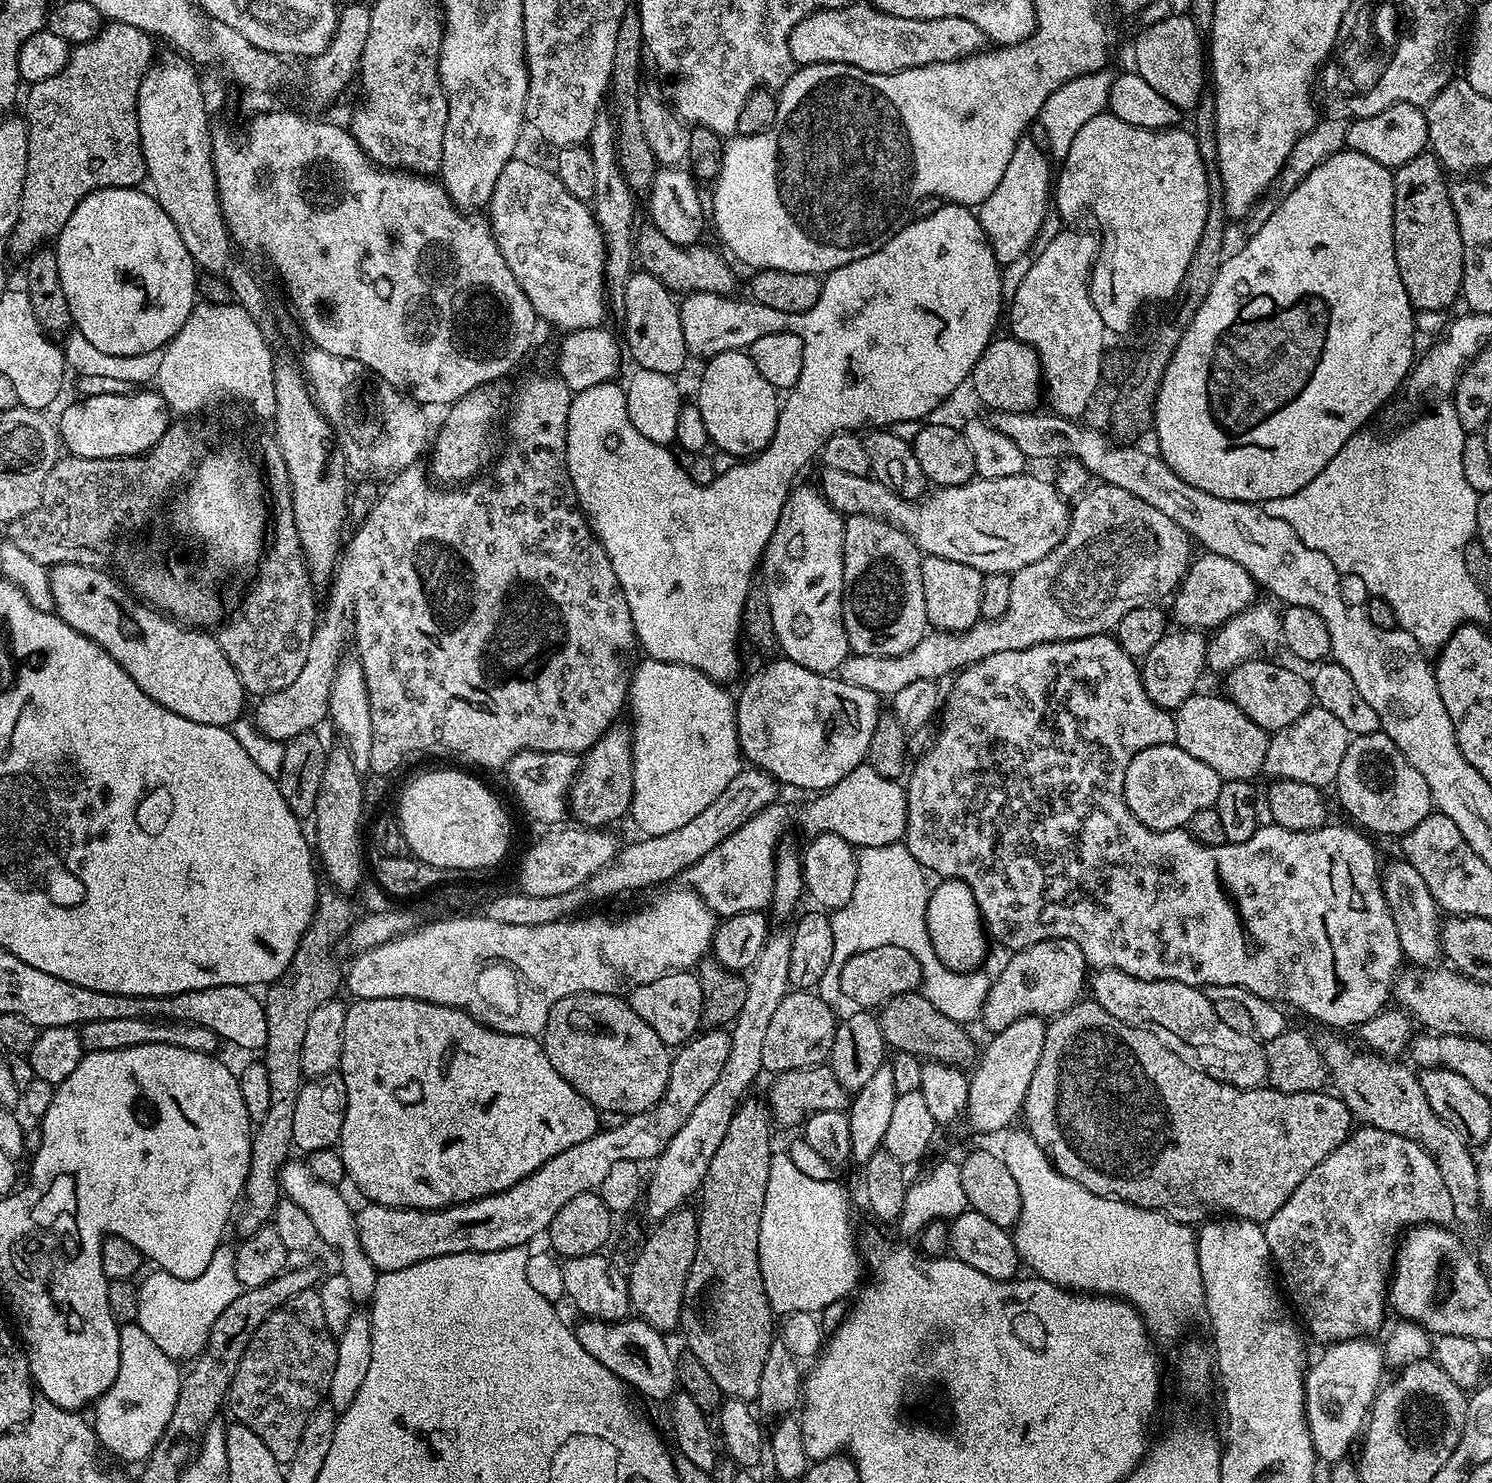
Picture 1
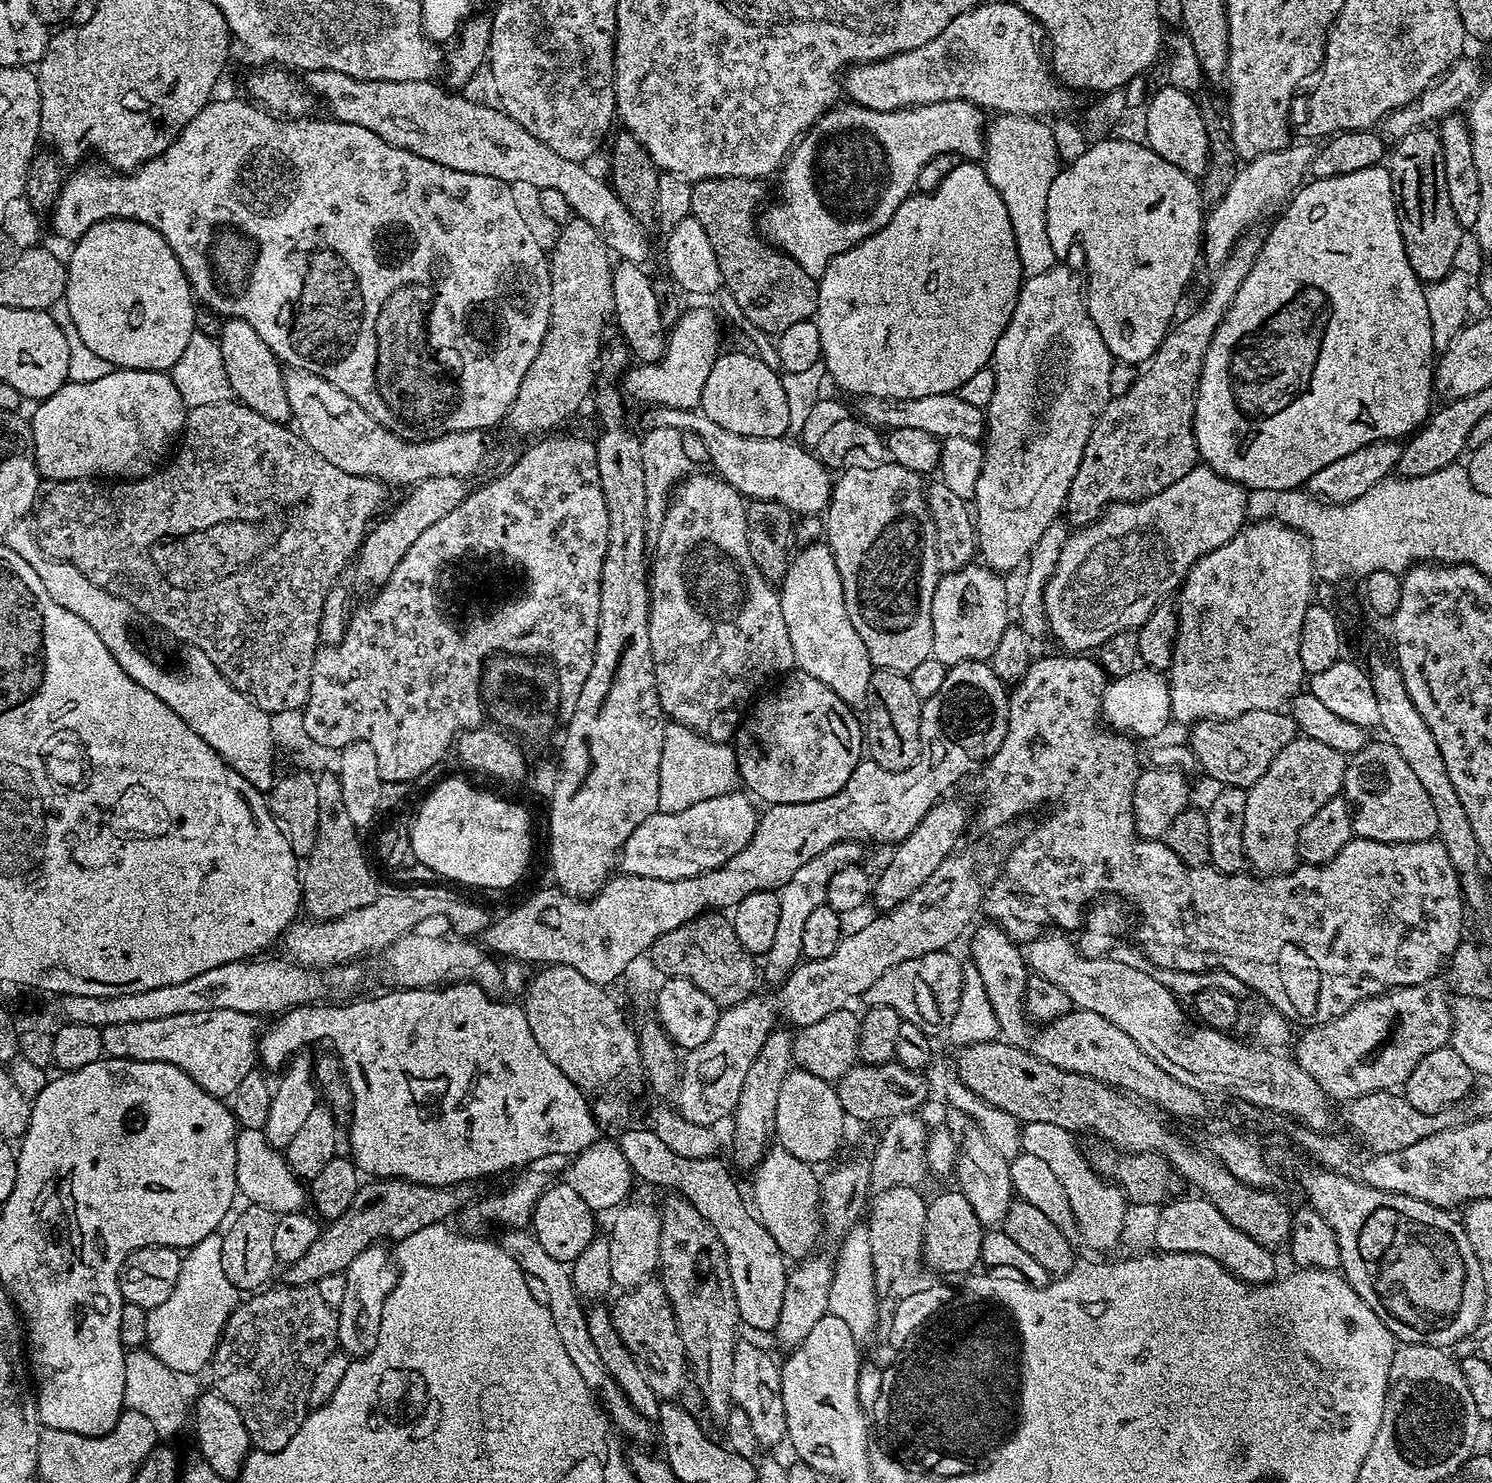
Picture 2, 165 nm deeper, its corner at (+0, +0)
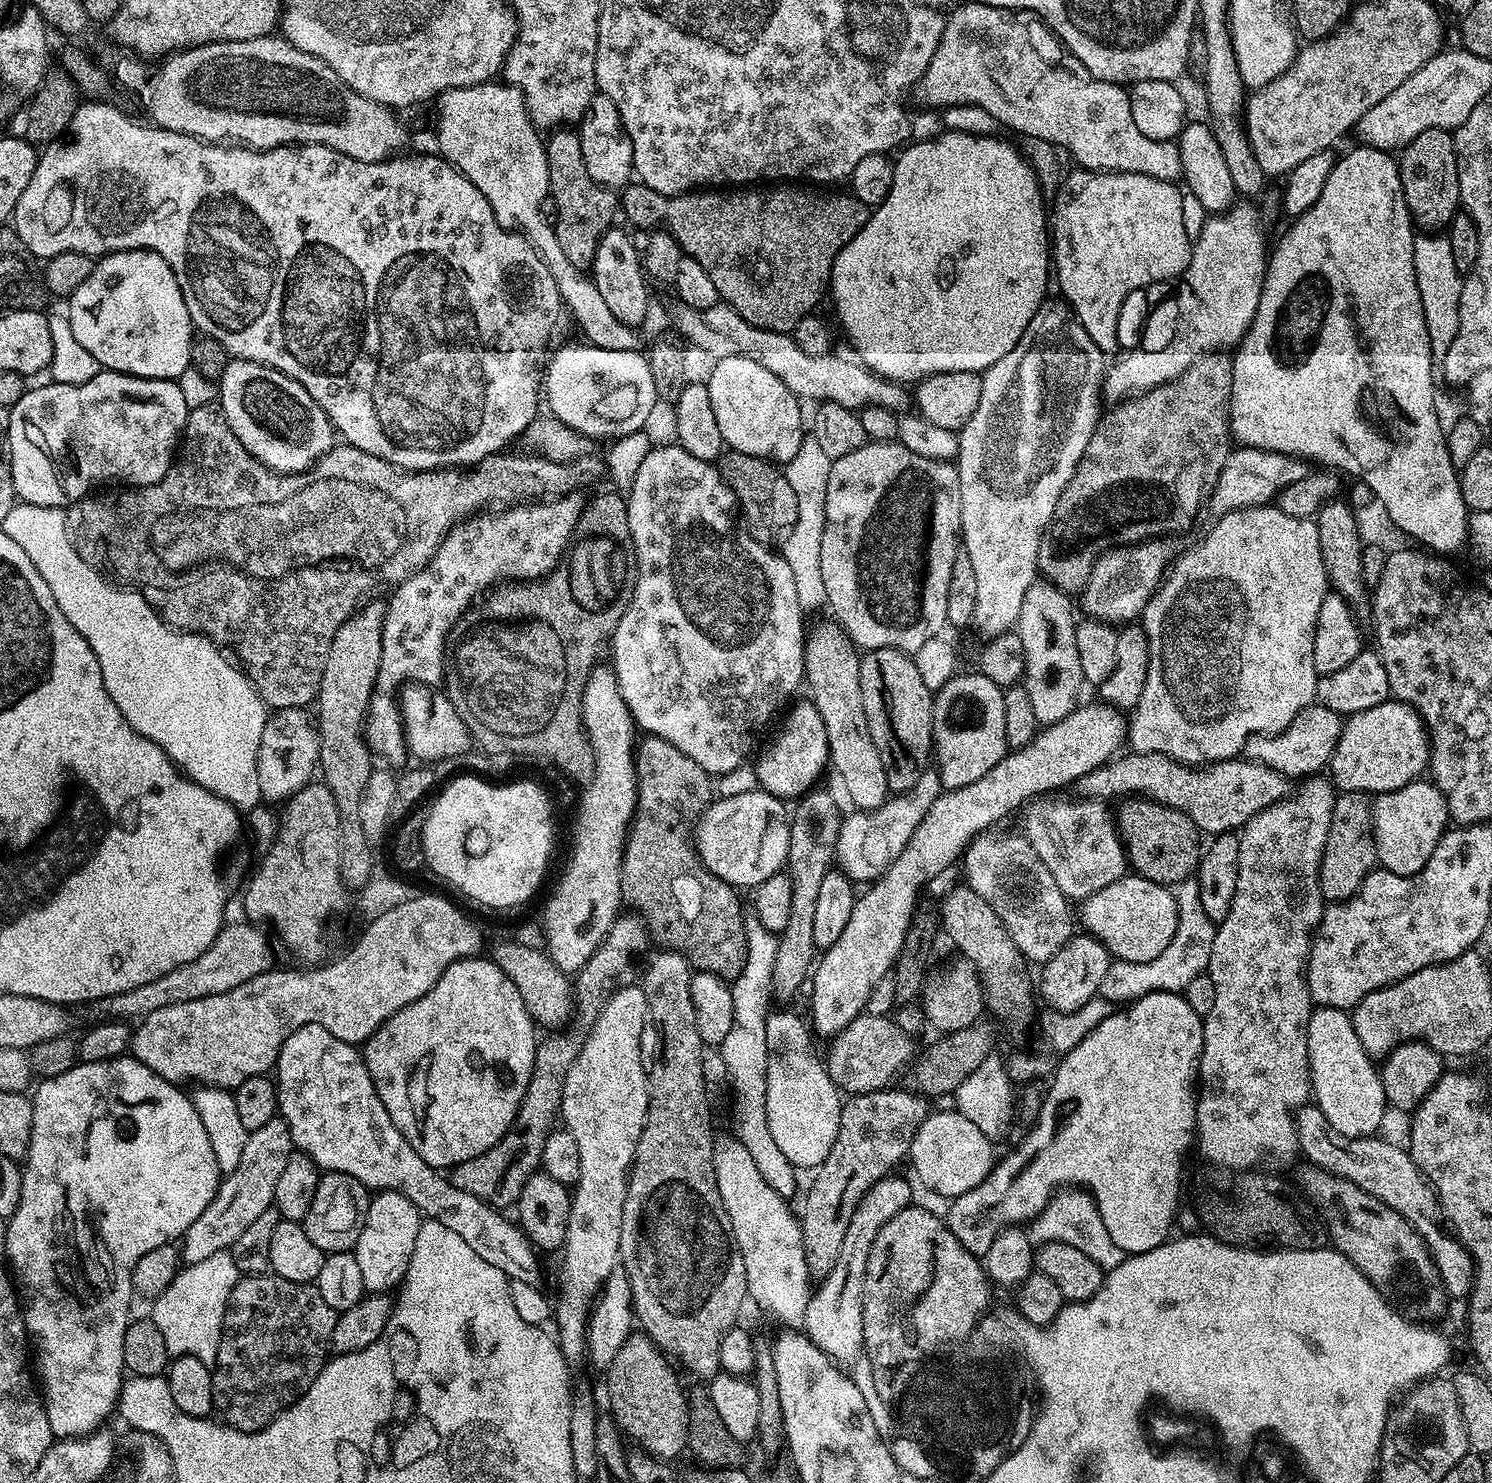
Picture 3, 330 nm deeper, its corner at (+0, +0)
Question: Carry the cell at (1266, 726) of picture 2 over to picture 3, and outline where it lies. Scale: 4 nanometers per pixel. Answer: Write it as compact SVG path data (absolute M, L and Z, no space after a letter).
M1313 702L1303 708L1294 718L1294 722L1290 722L1290 726L1286 726L1281 732L1250 737L1244 743L1242 756L1243 759L1254 760L1289 778L1315 776L1321 770L1327 769L1328 761L1334 754L1334 746L1338 746L1342 729L1344 720L1338 713L1326 710L1326 706Z

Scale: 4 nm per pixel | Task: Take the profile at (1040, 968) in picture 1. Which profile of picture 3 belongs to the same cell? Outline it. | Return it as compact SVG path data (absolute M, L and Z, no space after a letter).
M1126 874L1104 886L1098 893L1081 901L1079 908L1078 920L1085 927L1083 929L1102 941L1110 956L1132 963L1150 962L1157 958L1170 944L1178 924L1173 891L1135 874Z

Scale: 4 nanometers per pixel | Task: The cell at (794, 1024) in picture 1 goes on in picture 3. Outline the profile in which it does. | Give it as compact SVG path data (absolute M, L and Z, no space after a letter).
M862 1014L846 1026L837 1036L831 1037L826 1055L826 1067L830 1078L841 1093L857 1096L867 1092L879 1092L893 1083L896 1075L903 1073L913 1063L913 1037L898 1030L895 1019L888 1016Z

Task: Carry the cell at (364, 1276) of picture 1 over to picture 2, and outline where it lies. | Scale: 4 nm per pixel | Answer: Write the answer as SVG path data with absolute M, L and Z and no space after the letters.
M240 1128L236 1134L236 1187L248 1204L266 1206L271 1212L299 1212L306 1204L306 1188L299 1176L290 1170L287 1160L271 1148L261 1130Z

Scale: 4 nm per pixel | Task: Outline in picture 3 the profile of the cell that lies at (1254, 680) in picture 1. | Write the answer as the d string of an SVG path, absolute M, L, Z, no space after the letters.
M1389 698L1344 720L1344 729L1340 731L1327 771L1340 792L1379 794L1414 783L1429 768L1430 745L1424 719L1403 700Z

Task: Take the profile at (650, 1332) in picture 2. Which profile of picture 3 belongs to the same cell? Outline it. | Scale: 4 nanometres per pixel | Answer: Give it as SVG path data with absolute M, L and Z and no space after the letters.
M633 1334L614 1354L614 1362L606 1370L608 1404L616 1425L635 1447L665 1462L685 1455L688 1447L688 1398L680 1393L680 1380L671 1368L669 1357L658 1347L655 1339Z

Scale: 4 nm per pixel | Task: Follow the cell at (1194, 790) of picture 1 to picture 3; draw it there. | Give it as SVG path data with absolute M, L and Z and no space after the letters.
M1045 794L1031 801L1023 809L1024 828L1022 834L1030 842L1034 854L1046 862L1046 870L1054 874L1054 882L1058 882L1058 890L1068 897L1069 901L1081 902L1098 893L1104 886L1121 879L1129 871L1128 857L1124 854L1124 844L1120 841L1120 833L1116 831L1113 809L1103 800L1091 798L1075 798L1067 800L1064 794Z

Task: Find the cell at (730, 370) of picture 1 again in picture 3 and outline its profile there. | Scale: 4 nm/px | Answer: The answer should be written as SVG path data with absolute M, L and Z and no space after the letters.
M722 358L711 366L712 373L706 377L706 383L725 445L734 452L771 460L780 466L787 464L806 437L806 416L800 413L801 401L793 392L786 390L786 382L782 382L782 378L774 378L770 370L758 366L758 362L750 362L750 358Z

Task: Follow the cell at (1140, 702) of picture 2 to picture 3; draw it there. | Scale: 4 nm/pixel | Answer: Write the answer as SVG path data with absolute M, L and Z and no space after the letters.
M1095 702L1096 704L1084 704L1081 703L1072 712L1062 718L1054 724L1050 724L1041 727L1037 731L1033 740L1022 748L1009 751L998 762L998 766L994 766L994 770L990 770L978 780L978 782L972 782L970 786L962 786L961 788L953 788L951 790L941 791L940 797L934 802L934 806L930 806L930 810L926 810L926 818L922 818L922 822L918 822L918 830L914 830L914 834L910 838L910 842L906 842L906 846L902 850L902 854L898 854L898 858L894 858L894 862L888 869L886 869L882 875L876 880L871 881L867 885L868 888L865 892L861 891L856 898L856 905L854 910L850 910L850 922L846 922L846 927L842 930L842 938L838 938L838 942L834 942L834 946L823 949L822 955L815 961L814 971L810 976L810 988L812 984L812 1016L810 1015L810 1027L817 1037L825 1036L825 1038L831 1038L837 1036L842 1030L846 1030L846 1026L850 1026L850 1022L854 1022L854 1018L858 1018L867 1009L868 999L870 994L874 994L874 986L878 986L878 982L882 982L884 976L889 975L893 971L893 965L900 958L900 951L904 949L904 939L908 933L909 928L912 926L912 915L916 913L916 906L921 899L924 887L931 882L935 876L940 876L952 863L959 861L964 855L965 848L968 847L968 843L972 841L976 836L979 836L981 832L987 832L996 824L999 820L1004 820L1012 811L1023 809L1030 801L1035 798L1039 798L1045 794L1056 794L1064 787L1075 785L1078 778L1082 778L1086 774L1090 774L1090 770L1100 768L1106 763L1109 763L1121 751L1120 747L1125 747L1126 737L1128 734L1128 720L1125 713L1119 708L1113 708L1112 705L1103 702Z

